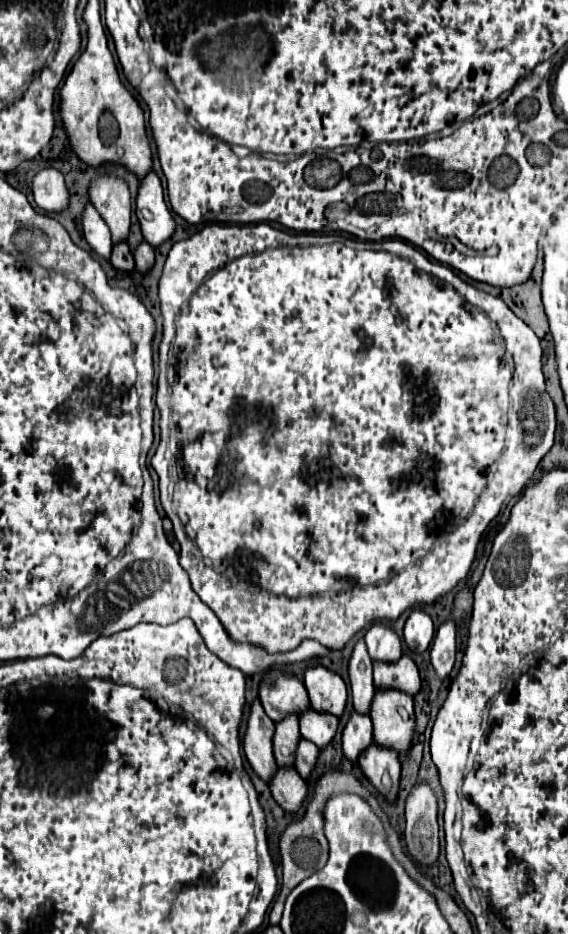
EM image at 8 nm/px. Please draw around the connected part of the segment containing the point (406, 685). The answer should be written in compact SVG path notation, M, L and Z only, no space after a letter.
M403 655L397 663L373 663L373 669L377 689L401 689L411 697L421 689L417 665L409 655Z

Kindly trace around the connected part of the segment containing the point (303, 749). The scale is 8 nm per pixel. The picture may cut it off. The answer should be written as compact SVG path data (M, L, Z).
M301 739L299 741L299 747L297 747L295 769L297 769L297 773L301 773L303 779L309 779L311 777L311 771L313 771L315 763L317 763L317 757L319 757L319 747L313 745L307 739Z

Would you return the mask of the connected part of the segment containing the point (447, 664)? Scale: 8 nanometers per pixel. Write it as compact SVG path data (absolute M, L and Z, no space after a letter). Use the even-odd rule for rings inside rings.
M451 621L443 623L433 639L431 665L439 679L445 679L455 663L455 625Z

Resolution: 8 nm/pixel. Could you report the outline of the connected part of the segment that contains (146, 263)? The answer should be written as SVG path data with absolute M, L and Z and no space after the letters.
M141 243L137 249L135 249L135 267L139 273L147 273L153 263L155 263L155 255L153 255L153 247L147 245L147 243Z

